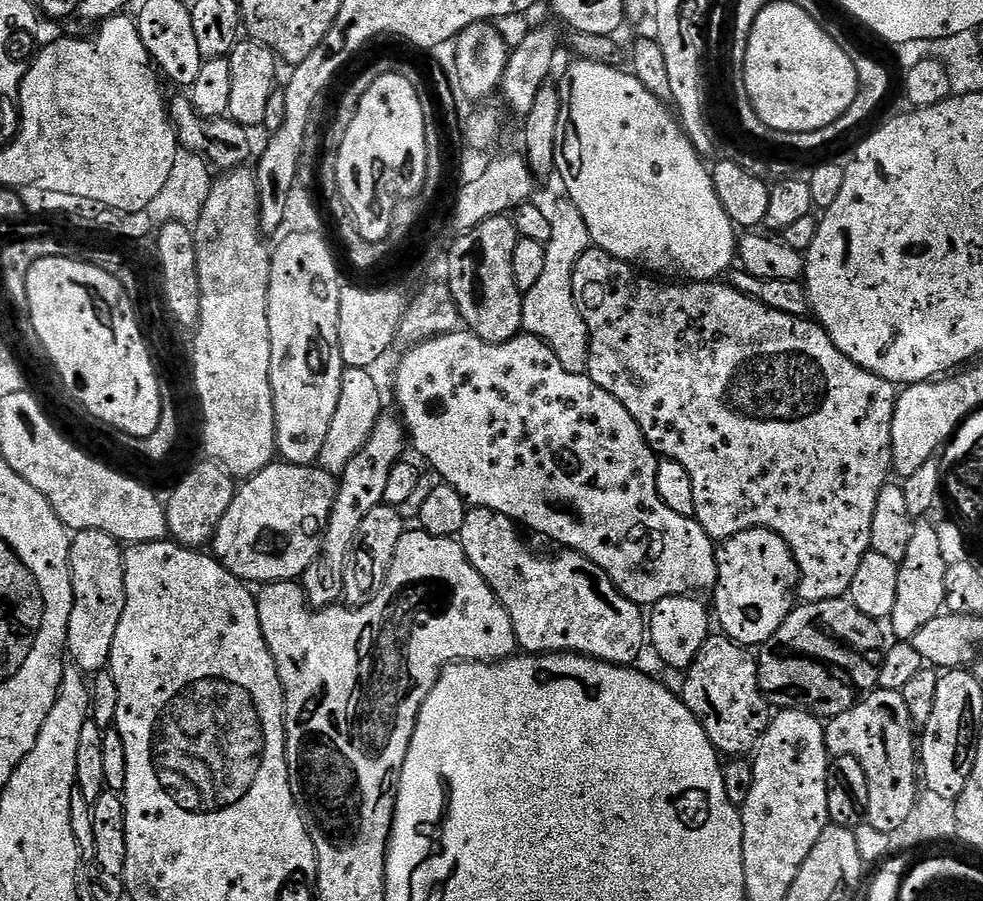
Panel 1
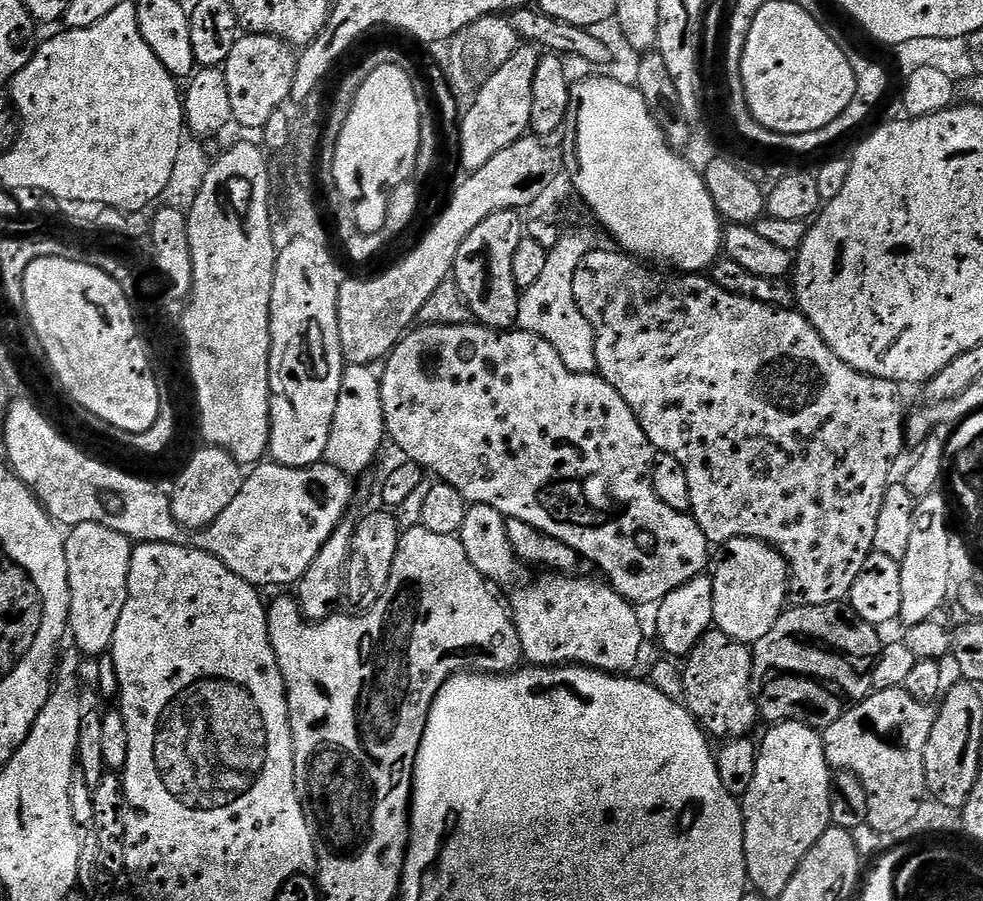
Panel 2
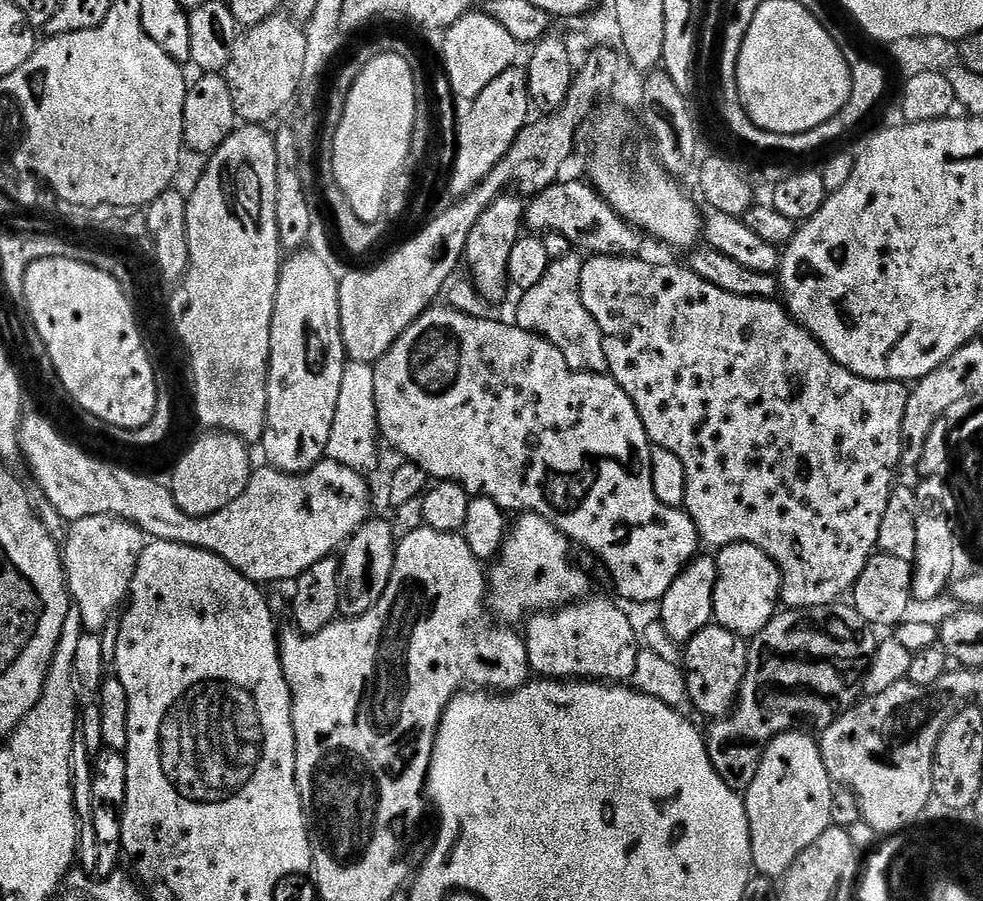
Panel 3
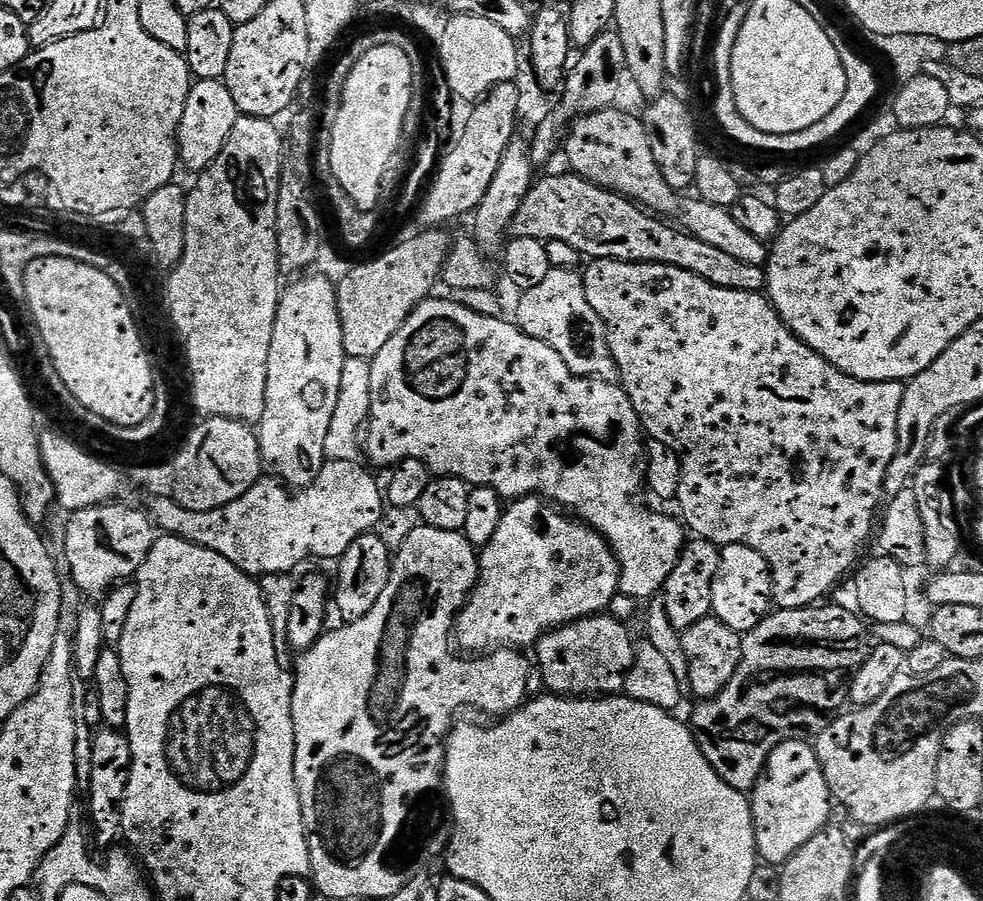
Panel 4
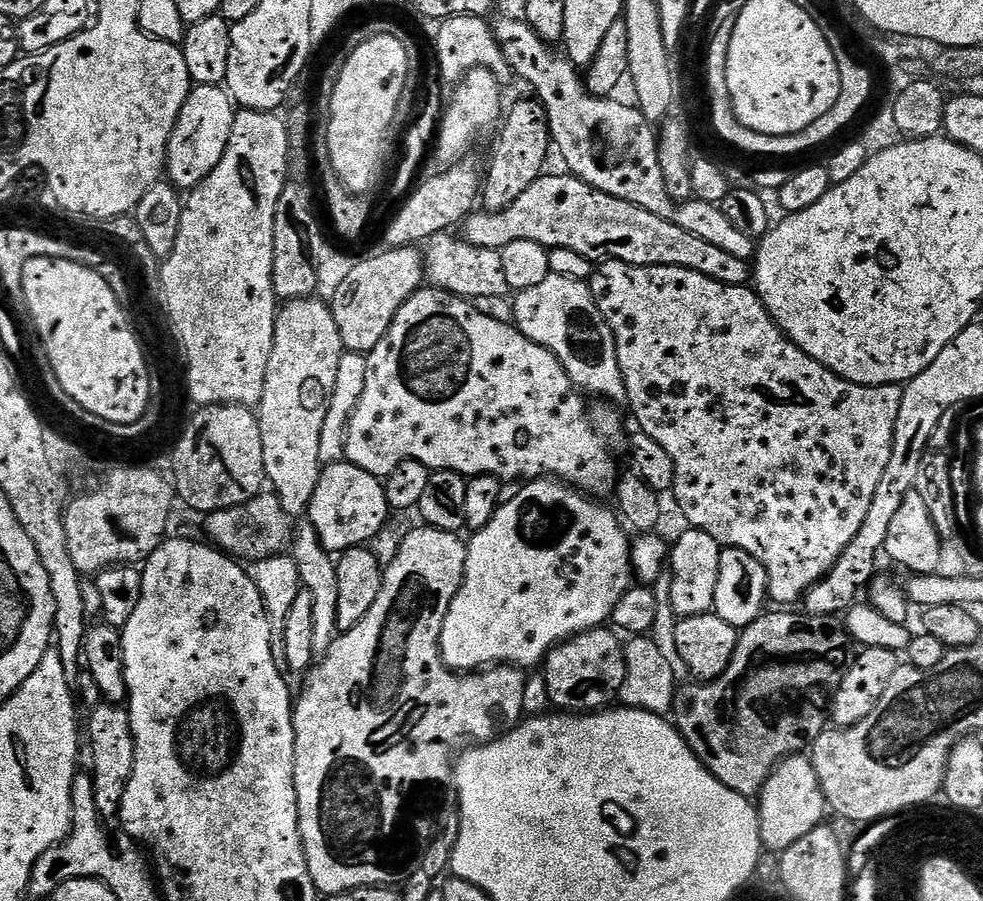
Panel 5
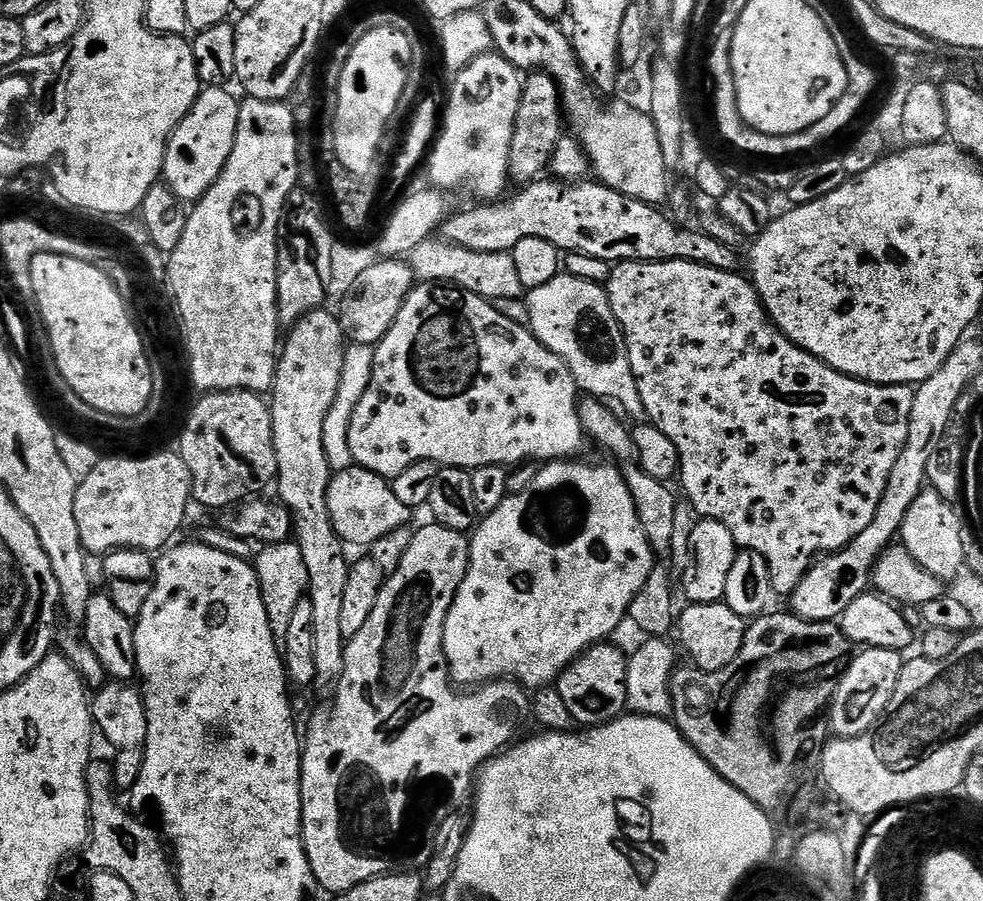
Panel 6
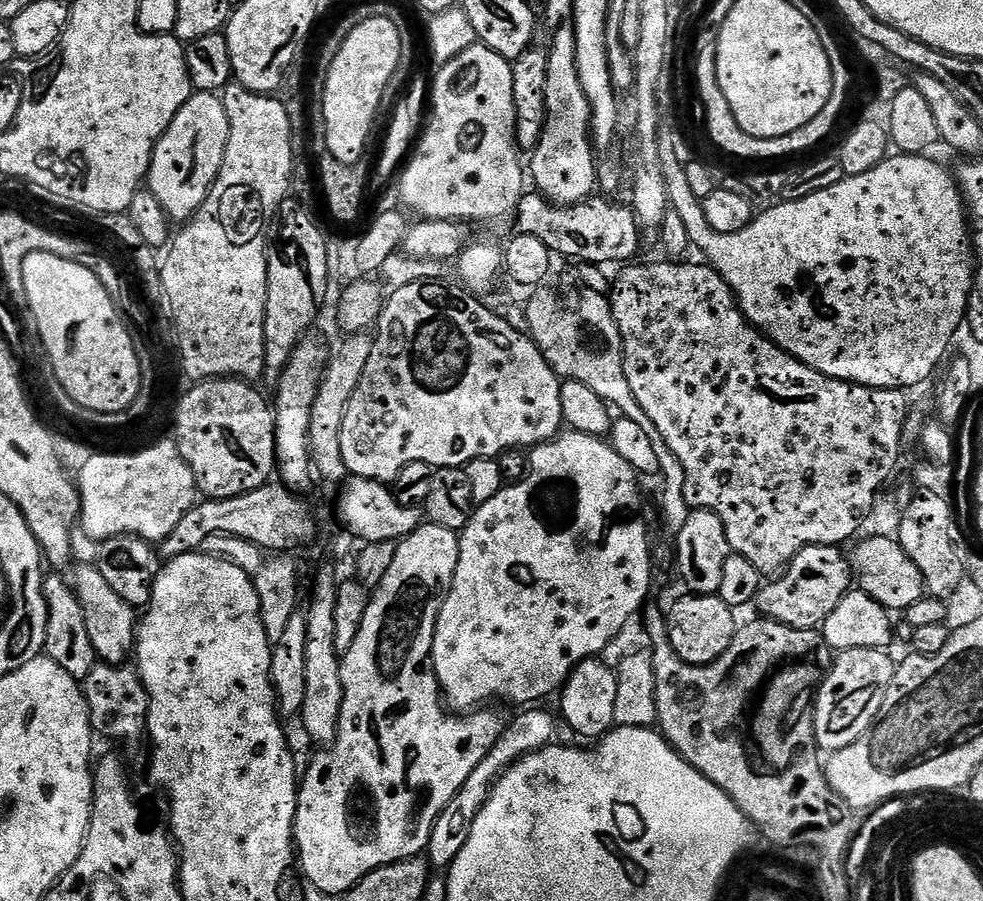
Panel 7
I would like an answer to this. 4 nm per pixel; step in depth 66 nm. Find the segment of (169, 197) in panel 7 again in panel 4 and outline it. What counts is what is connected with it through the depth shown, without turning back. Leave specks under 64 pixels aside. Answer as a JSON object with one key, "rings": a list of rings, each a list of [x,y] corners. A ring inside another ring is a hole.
{"rings":[[[196,80],[186,98],[182,122],[176,131],[179,163],[197,174],[210,167],[232,137],[237,115],[234,98],[230,98],[230,90],[226,90],[223,80]]]}

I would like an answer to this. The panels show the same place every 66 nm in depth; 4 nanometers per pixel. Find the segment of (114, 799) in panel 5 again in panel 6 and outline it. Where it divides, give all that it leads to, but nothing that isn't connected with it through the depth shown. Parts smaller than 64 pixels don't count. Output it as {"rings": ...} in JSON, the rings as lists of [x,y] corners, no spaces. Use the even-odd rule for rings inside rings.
{"rings":[[[108,682],[95,689],[96,697],[90,700],[90,711],[95,731],[116,753],[110,759],[110,779],[117,789],[131,789],[144,761],[146,738],[146,714],[144,700],[139,687],[131,688],[128,682]]]}

